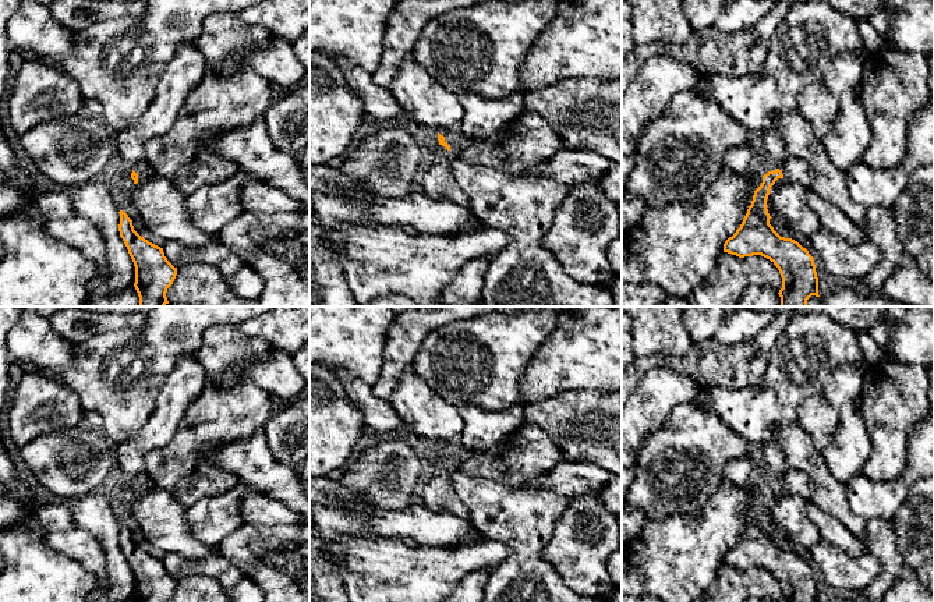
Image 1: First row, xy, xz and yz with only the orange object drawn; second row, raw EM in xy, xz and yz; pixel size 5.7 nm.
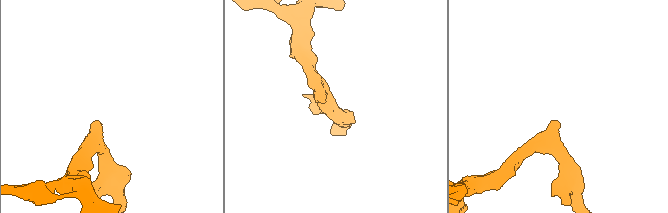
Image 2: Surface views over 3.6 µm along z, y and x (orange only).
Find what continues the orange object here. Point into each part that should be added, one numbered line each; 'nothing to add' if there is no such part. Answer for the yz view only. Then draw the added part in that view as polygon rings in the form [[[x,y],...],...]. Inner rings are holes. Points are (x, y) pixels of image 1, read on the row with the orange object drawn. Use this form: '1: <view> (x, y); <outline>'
1: yz (799, 172); [[[786,159],[778,169],[782,171],[786,181],[811,190],[814,170],[809,162],[802,159]]]

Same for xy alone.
1: xy (144, 169); [[[145,159],[134,166],[134,171],[138,174],[138,183],[142,183],[156,174],[152,164]]]

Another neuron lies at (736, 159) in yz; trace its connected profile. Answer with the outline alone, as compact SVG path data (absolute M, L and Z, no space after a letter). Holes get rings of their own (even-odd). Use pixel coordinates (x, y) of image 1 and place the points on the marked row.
M746 145L730 148L722 157L722 167L729 169L733 173L746 173L749 170L754 152Z

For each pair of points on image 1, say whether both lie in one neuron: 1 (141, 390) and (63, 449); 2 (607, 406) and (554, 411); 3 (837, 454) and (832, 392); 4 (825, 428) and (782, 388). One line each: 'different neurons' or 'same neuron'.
1: different neurons
2: same neuron
3: same neuron
4: different neurons

